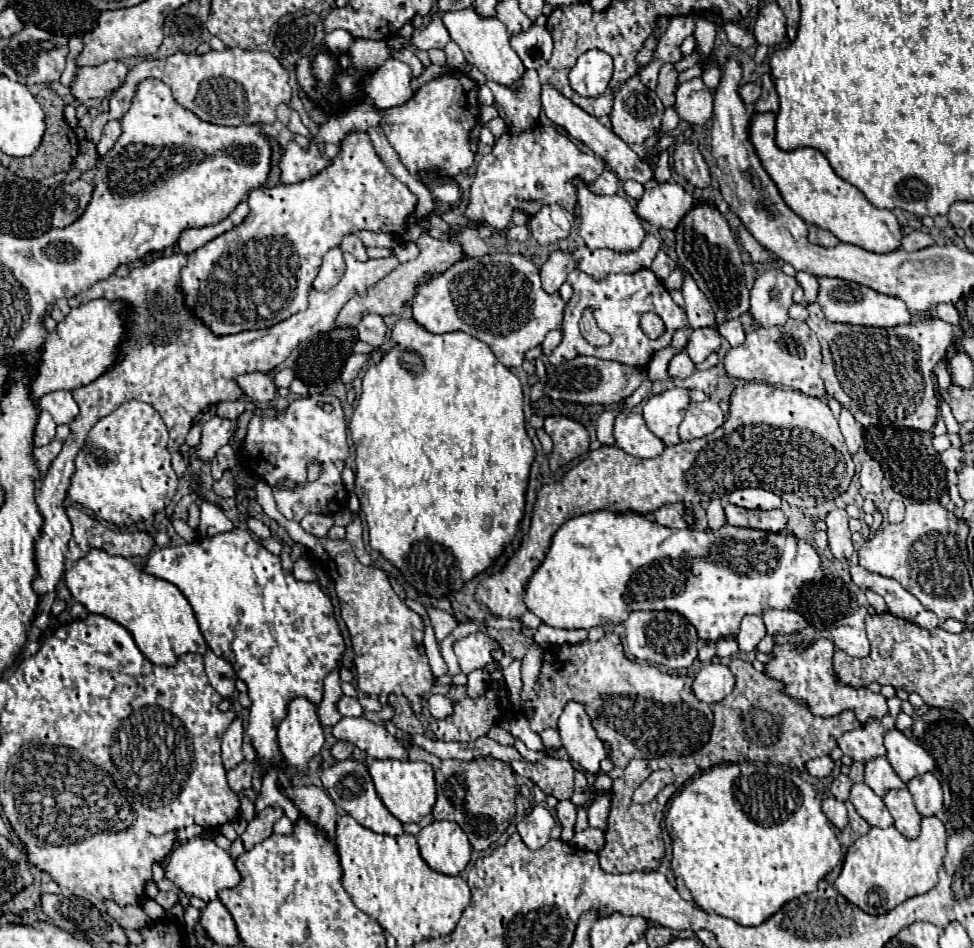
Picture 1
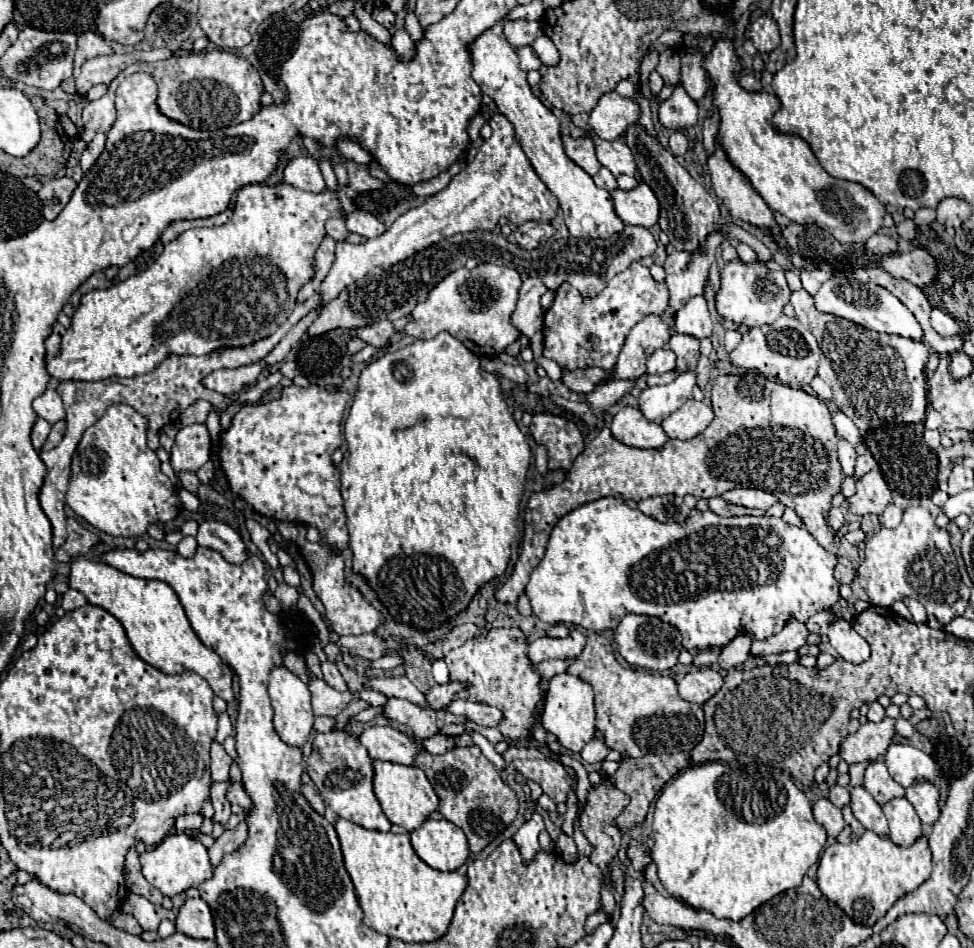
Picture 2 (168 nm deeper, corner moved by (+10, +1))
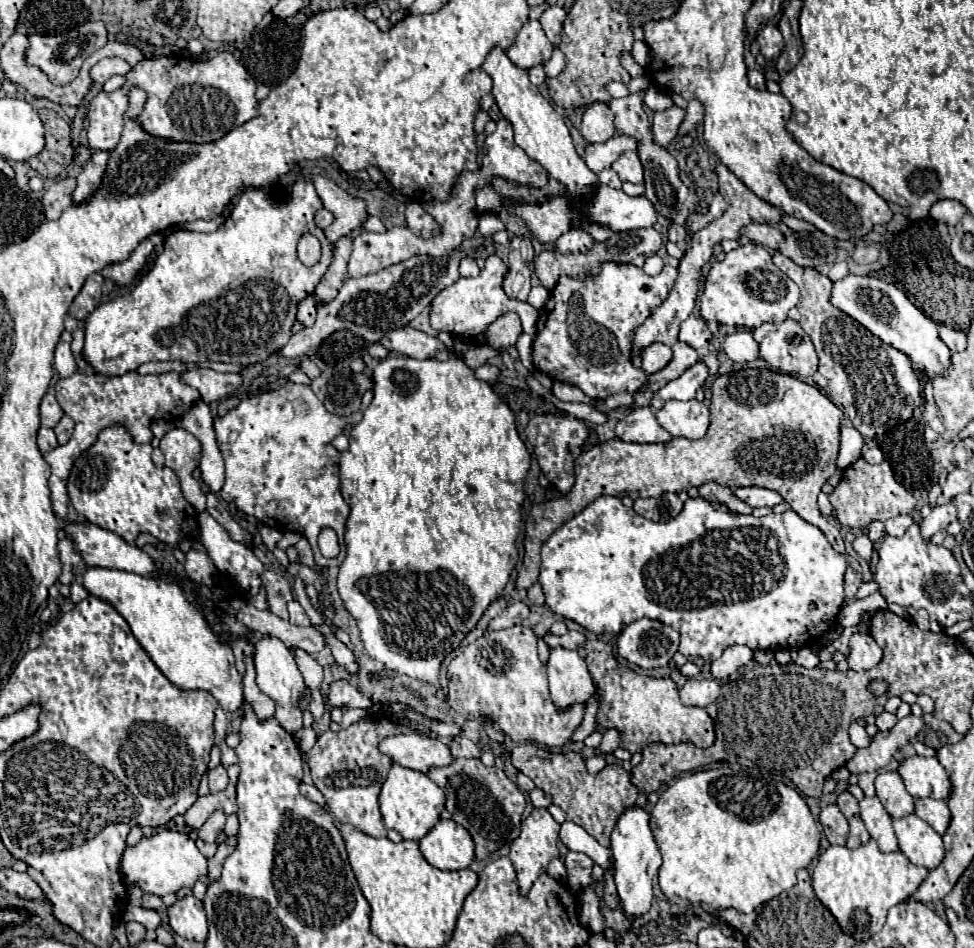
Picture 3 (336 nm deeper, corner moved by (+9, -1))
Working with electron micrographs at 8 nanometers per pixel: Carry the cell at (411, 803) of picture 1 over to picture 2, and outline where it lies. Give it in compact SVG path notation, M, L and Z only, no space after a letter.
M375 760L373 768L375 768L375 780L373 780L375 796L391 824L403 826L407 832L413 832L429 818L429 814L433 814L439 808L439 798L421 768L381 760Z

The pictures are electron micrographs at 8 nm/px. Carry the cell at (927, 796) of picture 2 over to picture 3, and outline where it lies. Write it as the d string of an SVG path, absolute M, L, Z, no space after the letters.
M918 798L916 800L916 814L928 822L938 834L944 834L950 822L950 810L944 800L934 798Z

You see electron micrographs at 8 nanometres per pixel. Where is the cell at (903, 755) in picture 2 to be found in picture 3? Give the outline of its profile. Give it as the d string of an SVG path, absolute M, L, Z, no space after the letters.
M910 756L900 762L898 774L902 776L902 782L906 790L914 798L940 798L946 800L950 794L950 778L944 770L944 766L938 762L936 756L924 758L924 756Z

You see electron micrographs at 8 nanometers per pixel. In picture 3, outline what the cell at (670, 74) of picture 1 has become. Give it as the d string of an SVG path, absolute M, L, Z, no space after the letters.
M634 42L634 48L632 48L632 56L634 56L634 60L642 66L642 68L646 68L650 62L652 62L652 56L650 56L650 50L648 50L648 46L644 44L644 42Z

